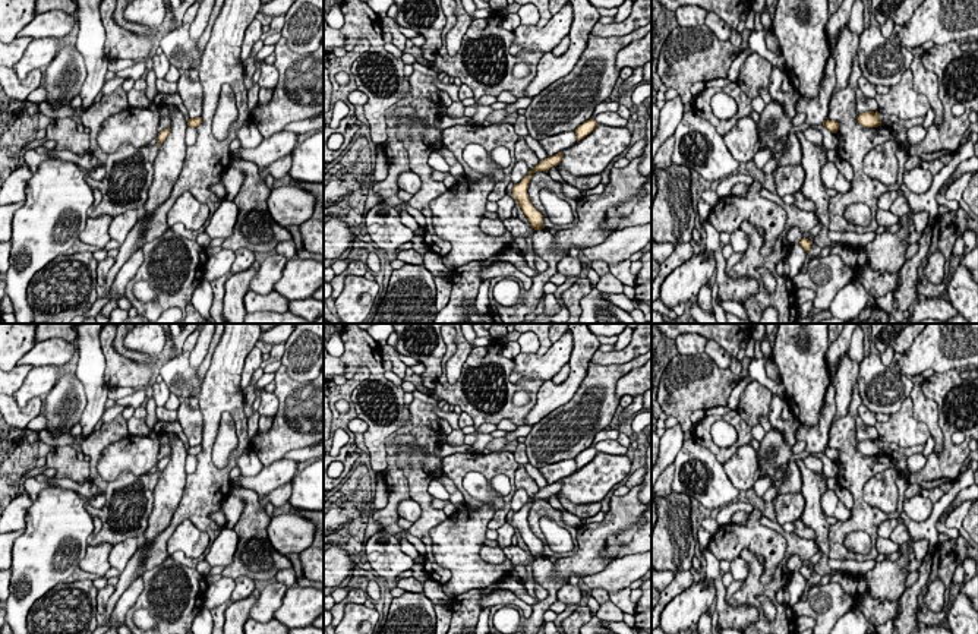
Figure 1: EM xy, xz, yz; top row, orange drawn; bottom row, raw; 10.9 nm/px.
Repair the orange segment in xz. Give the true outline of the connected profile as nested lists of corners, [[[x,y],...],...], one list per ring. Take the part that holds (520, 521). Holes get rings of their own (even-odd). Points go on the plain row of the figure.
[[[562,479],[552,485],[545,486],[533,498],[530,498],[529,502],[520,511],[514,512],[512,515],[512,524],[515,530],[520,533],[531,556],[534,558],[542,558],[545,556],[545,553],[543,553],[543,543],[533,534],[527,521],[530,507],[536,499],[548,501],[548,498],[553,493],[556,495],[561,491],[561,488],[562,488]]]

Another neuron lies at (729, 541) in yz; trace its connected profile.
[[[754,510],[745,526],[722,524],[712,536],[707,549],[720,561],[732,562],[744,549],[764,558],[764,573],[761,583],[770,583],[776,567],[786,552],[786,539],[770,527],[760,523],[761,512]]]

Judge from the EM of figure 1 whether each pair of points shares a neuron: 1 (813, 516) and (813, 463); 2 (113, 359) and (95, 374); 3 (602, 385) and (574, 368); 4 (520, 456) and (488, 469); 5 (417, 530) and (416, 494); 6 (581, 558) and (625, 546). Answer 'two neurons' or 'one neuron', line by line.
1: two neurons
2: two neurons
3: two neurons
4: two neurons
5: one neuron
6: two neurons

